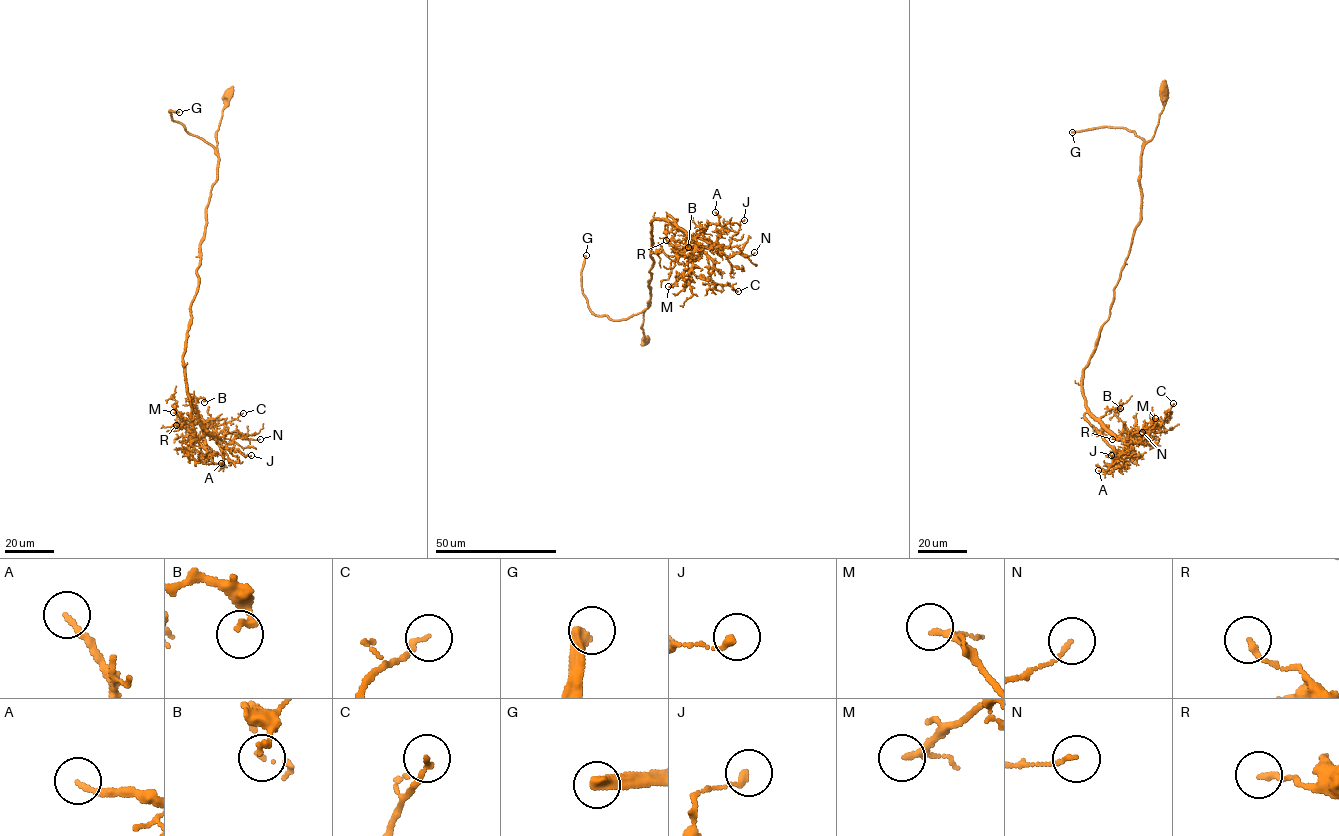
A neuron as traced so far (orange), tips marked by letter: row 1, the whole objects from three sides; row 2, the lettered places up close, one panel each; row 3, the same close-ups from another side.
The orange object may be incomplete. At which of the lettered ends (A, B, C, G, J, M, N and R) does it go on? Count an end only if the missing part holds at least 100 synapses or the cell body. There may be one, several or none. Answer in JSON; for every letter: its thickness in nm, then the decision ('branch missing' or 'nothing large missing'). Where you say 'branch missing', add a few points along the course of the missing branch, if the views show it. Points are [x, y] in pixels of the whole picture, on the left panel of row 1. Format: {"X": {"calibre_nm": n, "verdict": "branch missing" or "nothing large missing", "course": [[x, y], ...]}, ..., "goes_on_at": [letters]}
{"A": {"calibre_nm": 170, "verdict": "nothing large missing"}, "B": {"calibre_nm": 200, "verdict": "nothing large missing"}, "C": {"calibre_nm": 150, "verdict": "nothing large missing"}, "G": {"calibre_nm": 400, "verdict": "branch missing"}, "J": {"calibre_nm": 200, "verdict": "nothing large missing"}, "M": {"calibre_nm": 170, "verdict": "nothing large missing"}, "N": {"calibre_nm": 120, "verdict": "nothing large missing"}, "R": {"calibre_nm": 180, "verdict": "nothing large missing"}, "goes_on_at": ["G"]}

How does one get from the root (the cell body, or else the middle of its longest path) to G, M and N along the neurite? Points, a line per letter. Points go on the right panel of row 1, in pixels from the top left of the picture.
G: (1164, 89), (1163, 108), (1157, 126), (1141, 151), (1144, 140), (1135, 132), (1123, 128), (1093, 127), (1072, 132)
M: (1164, 89), (1157, 126), (1141, 154), (1140, 223), (1082, 386), (1090, 415), (1125, 441), (1142, 443), (1155, 418)
N: (1164, 89), (1157, 126), (1141, 154), (1140, 223), (1082, 386), (1087, 412), (1114, 436), (1137, 443), (1142, 432)

